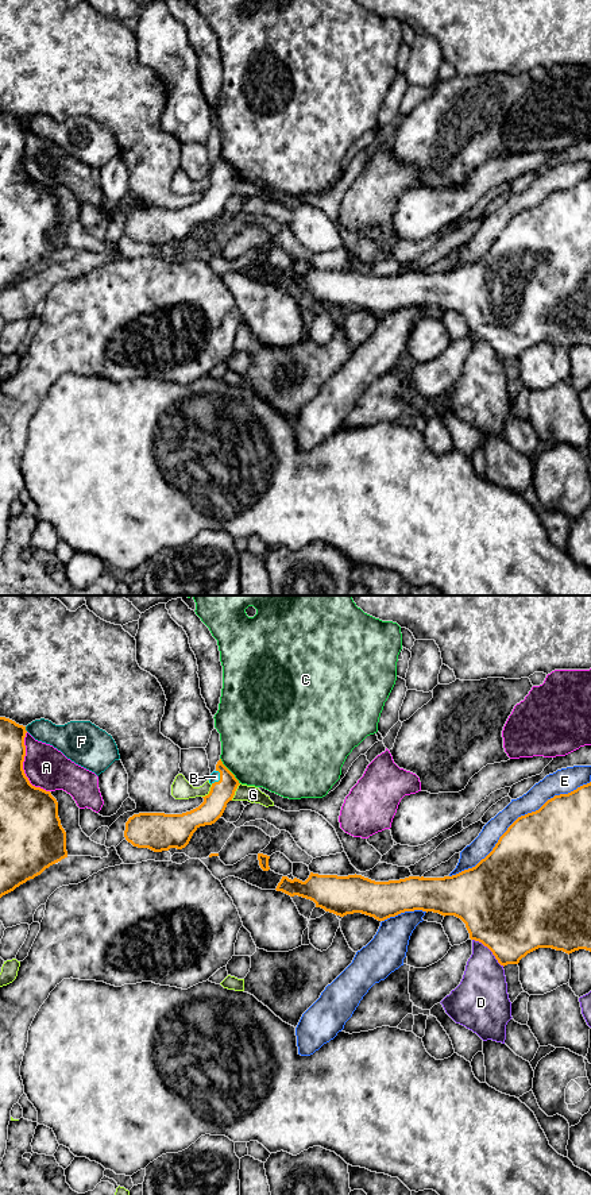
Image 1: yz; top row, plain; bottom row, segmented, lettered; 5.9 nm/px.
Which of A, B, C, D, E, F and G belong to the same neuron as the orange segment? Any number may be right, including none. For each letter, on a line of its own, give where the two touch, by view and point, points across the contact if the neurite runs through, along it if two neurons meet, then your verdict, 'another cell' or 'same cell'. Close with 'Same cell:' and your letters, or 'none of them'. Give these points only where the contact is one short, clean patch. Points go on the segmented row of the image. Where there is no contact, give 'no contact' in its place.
A: contact yz (22, 767); another cell
B: contact yz (220, 779); same cell
C: contact yz (230, 771); border yz (220, 758), (221, 763), (239, 783); another cell
D: contact yz (490, 949); another cell
E: contact yz (517, 818); another cell
F: contact yz (24, 729); another cell
G: contact yz (235, 790); border yz (240, 783), (231, 800); another cell
Same cell: B

